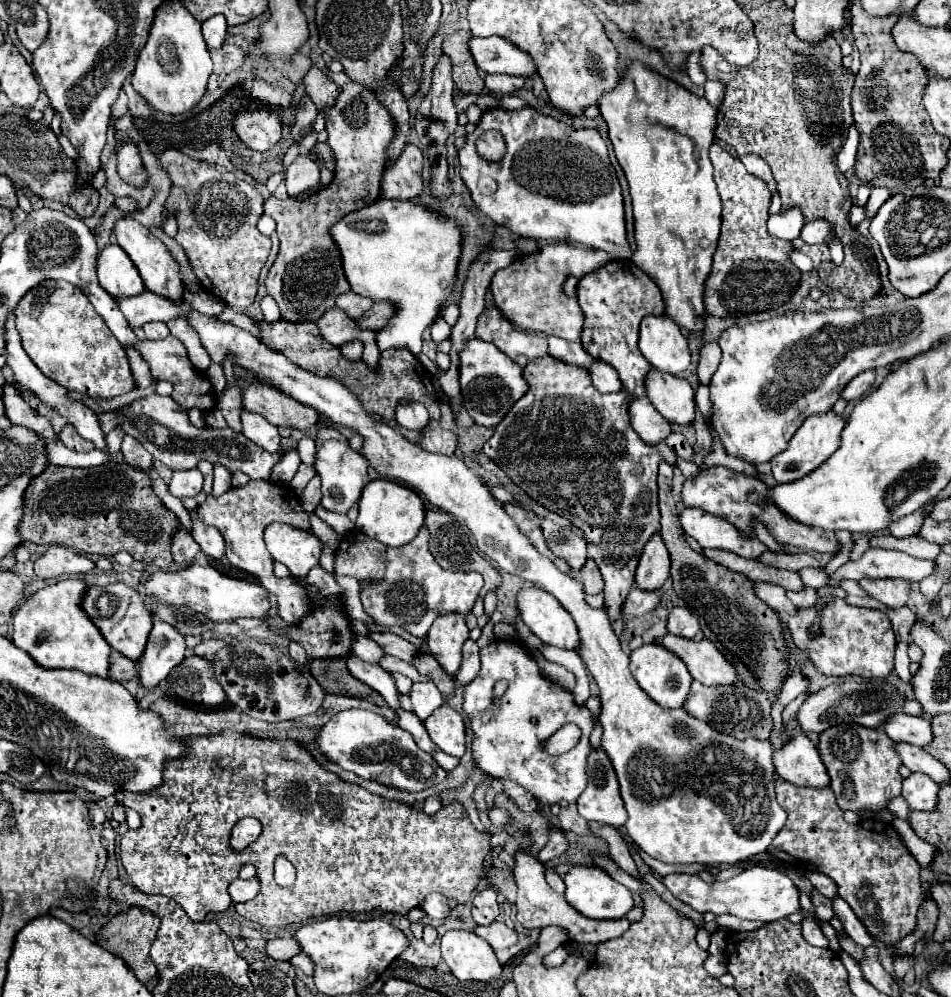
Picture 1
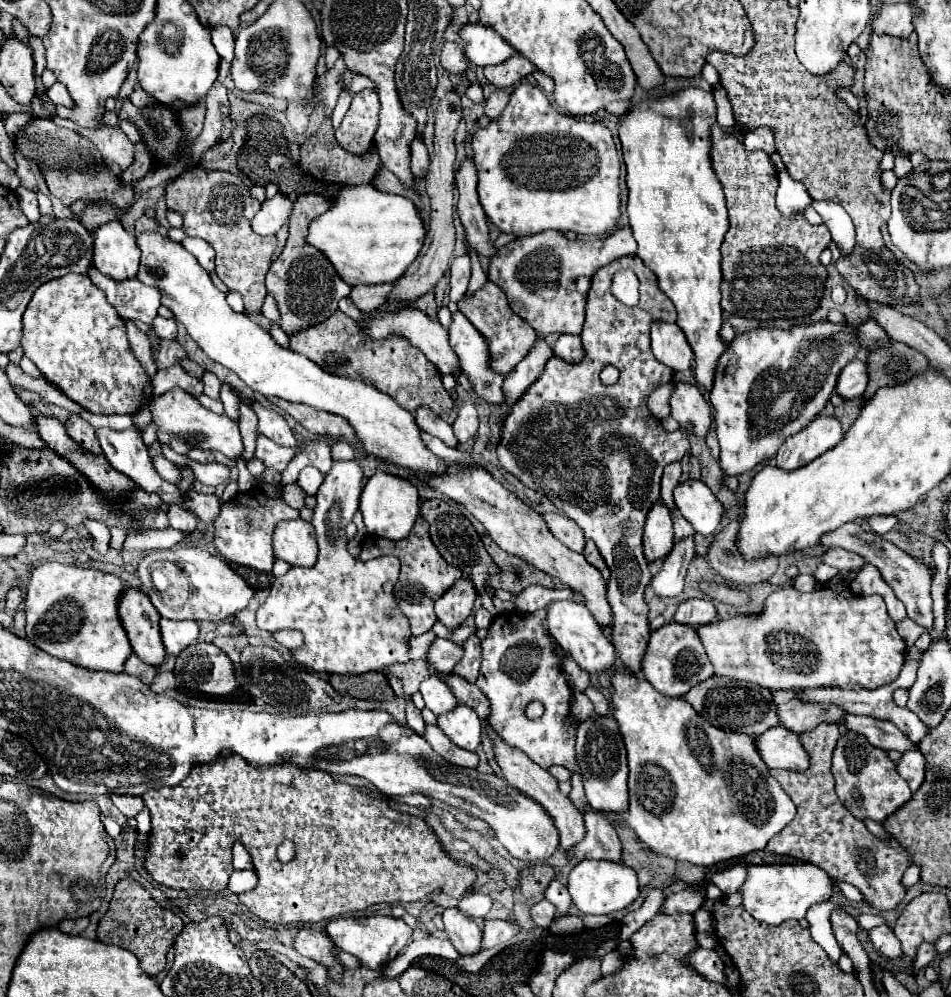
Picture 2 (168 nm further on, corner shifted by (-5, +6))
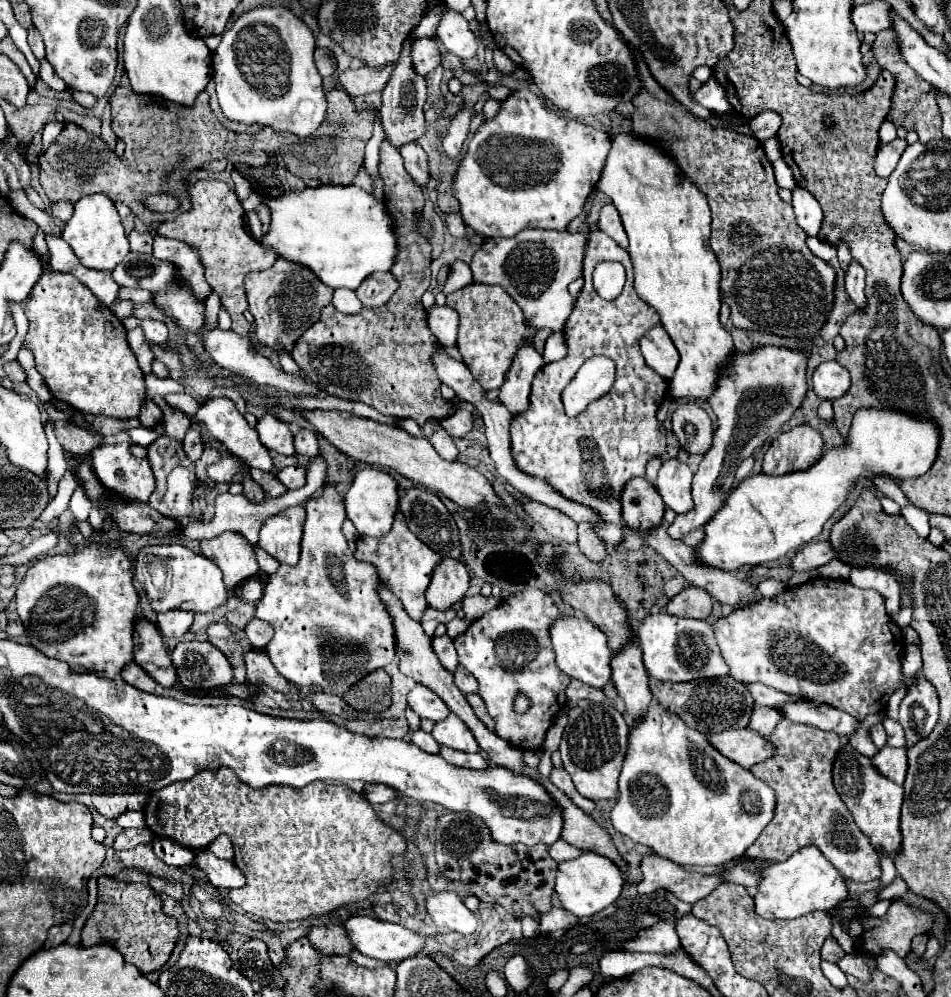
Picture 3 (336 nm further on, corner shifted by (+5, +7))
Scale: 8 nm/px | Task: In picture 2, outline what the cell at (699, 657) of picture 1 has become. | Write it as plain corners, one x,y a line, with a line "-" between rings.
785,587
785,589
779,589
779,591
771,593
765,599
763,611
759,615
737,615
733,619
701,625
699,627
699,637
703,639
705,651
707,651
711,663
715,667
715,675
731,677
731,679
737,679
737,681
759,683
761,687
767,687
771,691
779,691
779,689
807,689
807,687
847,687
847,685
857,685
857,687
863,687
863,689
877,689
877,687
887,685
887,683
897,679
897,675
899,675
899,671
901,671
901,667
905,663
905,649
907,649
905,641
899,637
899,633
895,629
895,623
887,615
885,601
879,595
869,595
869,597
855,595
849,587
845,587
843,591
837,591
837,589
831,589
831,587
819,587
819,589
811,591
811,593
799,593
793,587

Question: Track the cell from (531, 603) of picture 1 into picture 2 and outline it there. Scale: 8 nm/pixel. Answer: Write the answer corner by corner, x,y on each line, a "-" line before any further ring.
555,601
547,607
547,631
553,639
565,649
573,661
587,671
589,675
599,675
605,669
611,669
615,663
615,647
603,633
601,625
595,621
591,611
577,601

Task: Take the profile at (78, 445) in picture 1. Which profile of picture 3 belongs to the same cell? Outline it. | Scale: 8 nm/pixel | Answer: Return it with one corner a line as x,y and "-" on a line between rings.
57,420
55,424
55,436
65,448
65,452
73,456
87,456
93,448
97,448
103,440
101,434
89,432
81,426
77,426
73,420

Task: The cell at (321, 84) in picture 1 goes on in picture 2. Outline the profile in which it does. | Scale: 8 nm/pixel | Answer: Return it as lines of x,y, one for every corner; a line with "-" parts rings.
347,71
345,75
342,77
342,90
349,90
350,93
355,94
362,89
373,89
375,93
377,93
377,89
375,89
375,83
371,81
371,79
367,79
367,77
361,77
361,75
355,75
355,73
351,73
351,71

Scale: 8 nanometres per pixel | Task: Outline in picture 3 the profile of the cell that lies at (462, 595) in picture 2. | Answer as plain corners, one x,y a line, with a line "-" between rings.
443,560
427,588
427,604
435,610
449,610
455,602
465,598
469,590
469,574
459,560

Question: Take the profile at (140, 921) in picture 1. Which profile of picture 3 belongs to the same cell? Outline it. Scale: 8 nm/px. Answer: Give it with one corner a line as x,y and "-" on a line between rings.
101,876
97,884
99,902
91,912
87,924
83,926
81,932
83,946
109,944
115,950
119,950
123,958
129,960
129,964
137,966
143,974
159,970
167,962
179,936
177,920
161,912
161,900
151,890
149,884
129,884
113,876

